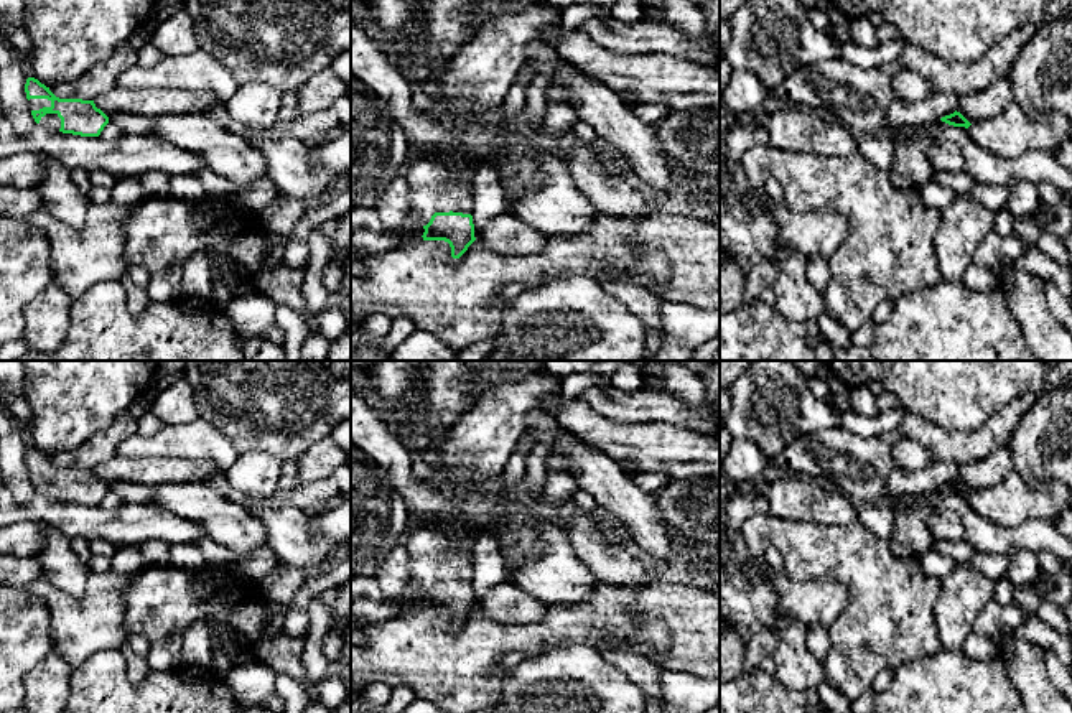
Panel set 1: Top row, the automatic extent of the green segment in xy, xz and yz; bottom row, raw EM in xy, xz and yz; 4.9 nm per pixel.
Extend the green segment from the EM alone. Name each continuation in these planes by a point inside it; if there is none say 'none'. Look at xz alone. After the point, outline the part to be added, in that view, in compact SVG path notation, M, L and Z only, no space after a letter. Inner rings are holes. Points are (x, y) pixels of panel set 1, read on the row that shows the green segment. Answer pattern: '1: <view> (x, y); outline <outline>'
1: xz (435, 186); outline M413 153L403 173L410 186L410 217L420 226L426 226L435 212L471 214L474 171L459 170L435 155Z

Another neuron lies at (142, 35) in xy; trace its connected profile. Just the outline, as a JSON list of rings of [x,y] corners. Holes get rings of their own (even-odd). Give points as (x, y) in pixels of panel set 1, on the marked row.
[[[151,20],[147,21],[142,28],[138,28],[130,38],[128,43],[138,51],[142,49],[147,43],[150,43],[151,35],[156,28],[156,23]]]

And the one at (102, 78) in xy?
[[[124,41],[107,61],[96,64],[77,81],[51,86],[49,91],[59,99],[94,100],[115,89],[119,74],[137,64],[137,59],[138,51],[128,41]]]

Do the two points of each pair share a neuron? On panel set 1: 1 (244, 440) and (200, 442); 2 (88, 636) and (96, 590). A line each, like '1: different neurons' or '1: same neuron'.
1: different neurons
2: same neuron

